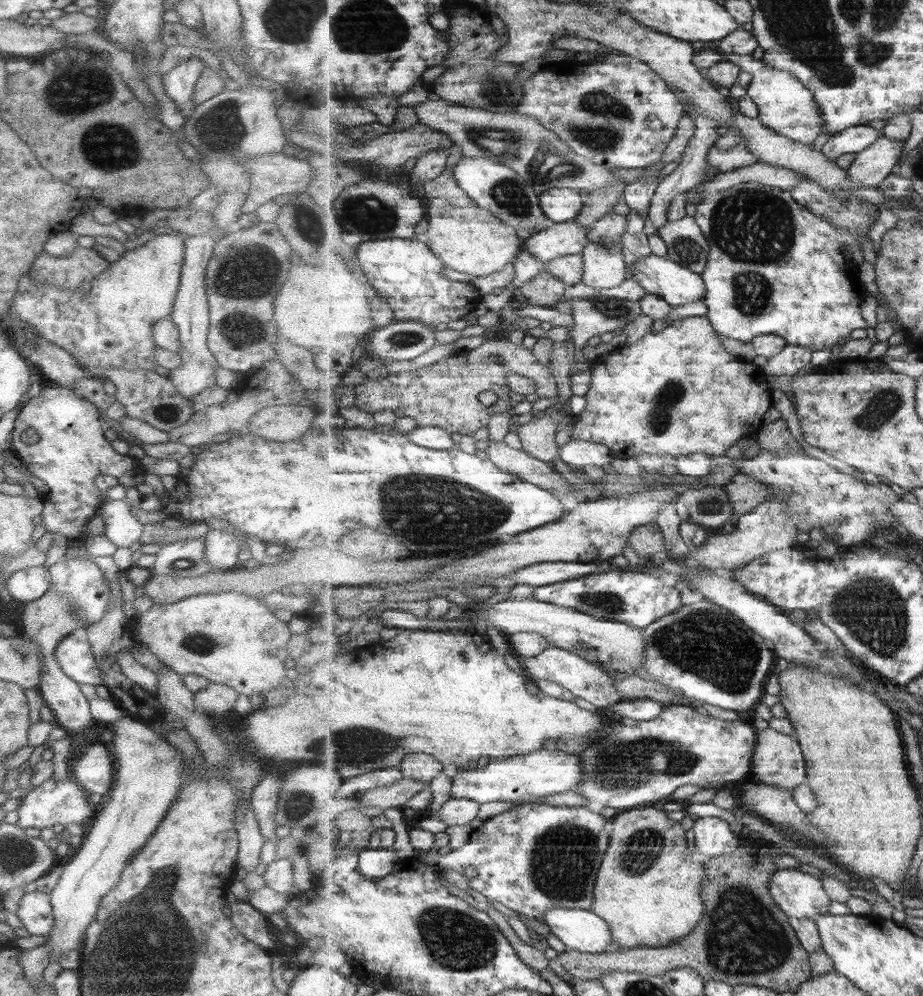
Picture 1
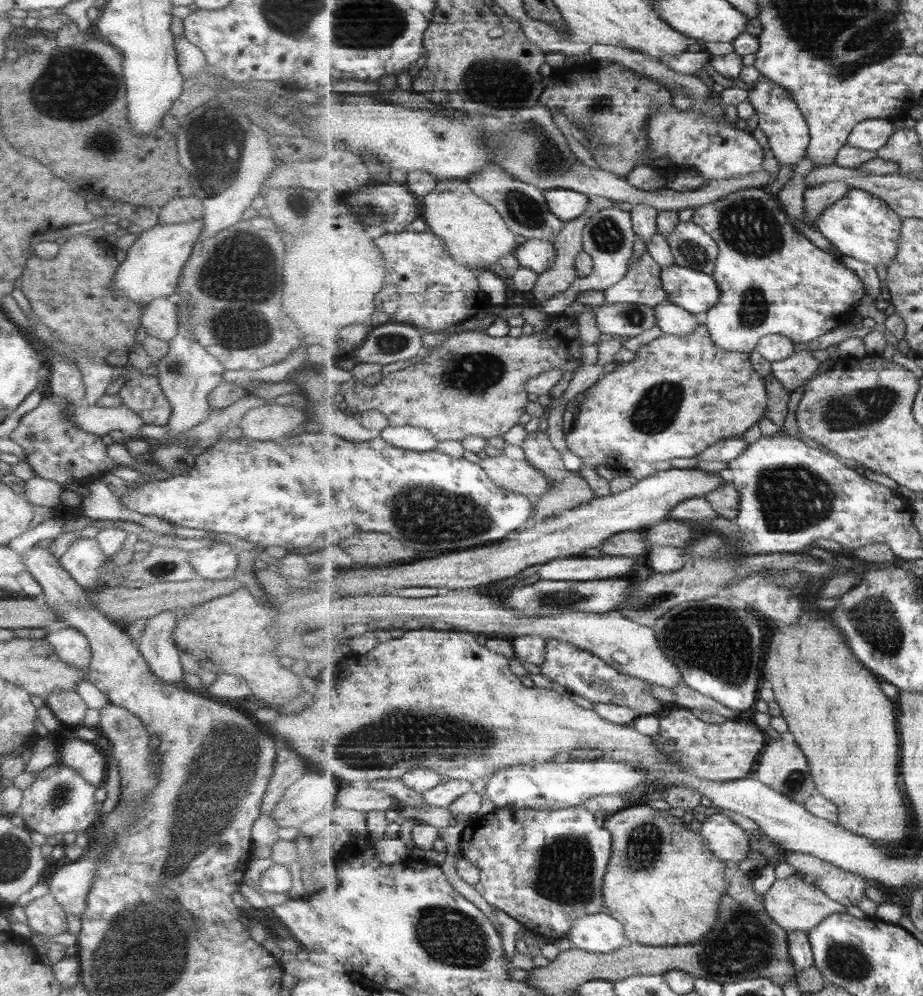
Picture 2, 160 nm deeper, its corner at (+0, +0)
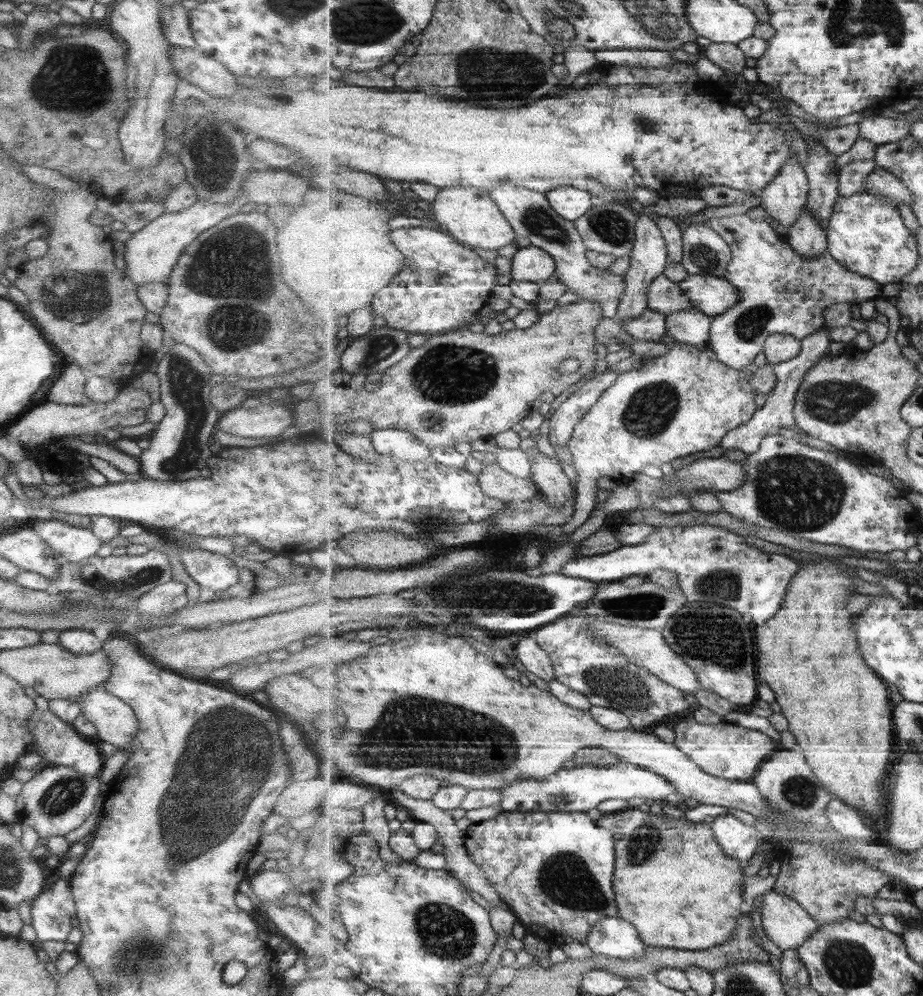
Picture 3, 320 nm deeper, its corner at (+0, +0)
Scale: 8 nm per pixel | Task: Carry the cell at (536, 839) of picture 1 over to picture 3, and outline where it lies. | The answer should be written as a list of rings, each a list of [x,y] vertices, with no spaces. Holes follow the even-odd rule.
[[[503,810],[494,819],[472,823],[465,831],[465,848],[471,853],[473,860],[485,871],[487,878],[493,883],[498,893],[515,912],[519,922],[527,933],[546,941],[548,944],[571,944],[571,942],[588,942],[592,928],[604,918],[620,916],[620,908],[616,901],[614,890],[614,875],[616,872],[616,838],[608,829],[601,828],[586,812],[545,812],[545,811],[505,811]]]

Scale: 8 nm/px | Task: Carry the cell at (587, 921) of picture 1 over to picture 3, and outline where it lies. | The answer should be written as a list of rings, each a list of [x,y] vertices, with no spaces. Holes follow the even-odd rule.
[[[620,916],[600,920],[592,928],[587,944],[594,953],[612,959],[642,958],[648,952],[648,944],[637,927]]]

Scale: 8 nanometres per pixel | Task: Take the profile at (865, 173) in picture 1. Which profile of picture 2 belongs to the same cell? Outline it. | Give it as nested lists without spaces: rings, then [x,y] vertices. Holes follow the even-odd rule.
[[[839,181],[806,188],[804,201],[806,218],[813,223],[813,228],[816,227],[817,218],[821,217],[821,213],[847,196],[851,189],[853,188],[850,184]]]

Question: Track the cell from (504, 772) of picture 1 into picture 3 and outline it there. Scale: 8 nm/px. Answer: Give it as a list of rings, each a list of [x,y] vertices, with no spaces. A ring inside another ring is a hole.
[[[621,763],[613,766],[597,767],[587,764],[583,767],[574,766],[570,770],[561,770],[551,777],[541,780],[519,780],[517,783],[509,783],[500,790],[504,794],[501,807],[505,811],[545,811],[545,812],[589,812],[599,806],[599,802],[605,800],[631,798],[644,798],[662,802],[670,800],[675,792],[676,786],[667,778],[659,776],[655,772],[649,772],[639,766]]]

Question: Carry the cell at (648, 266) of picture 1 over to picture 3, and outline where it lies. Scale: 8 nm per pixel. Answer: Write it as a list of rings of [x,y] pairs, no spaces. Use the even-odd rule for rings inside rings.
[[[691,274],[678,285],[694,308],[711,317],[725,314],[740,303],[739,288],[725,277]]]

